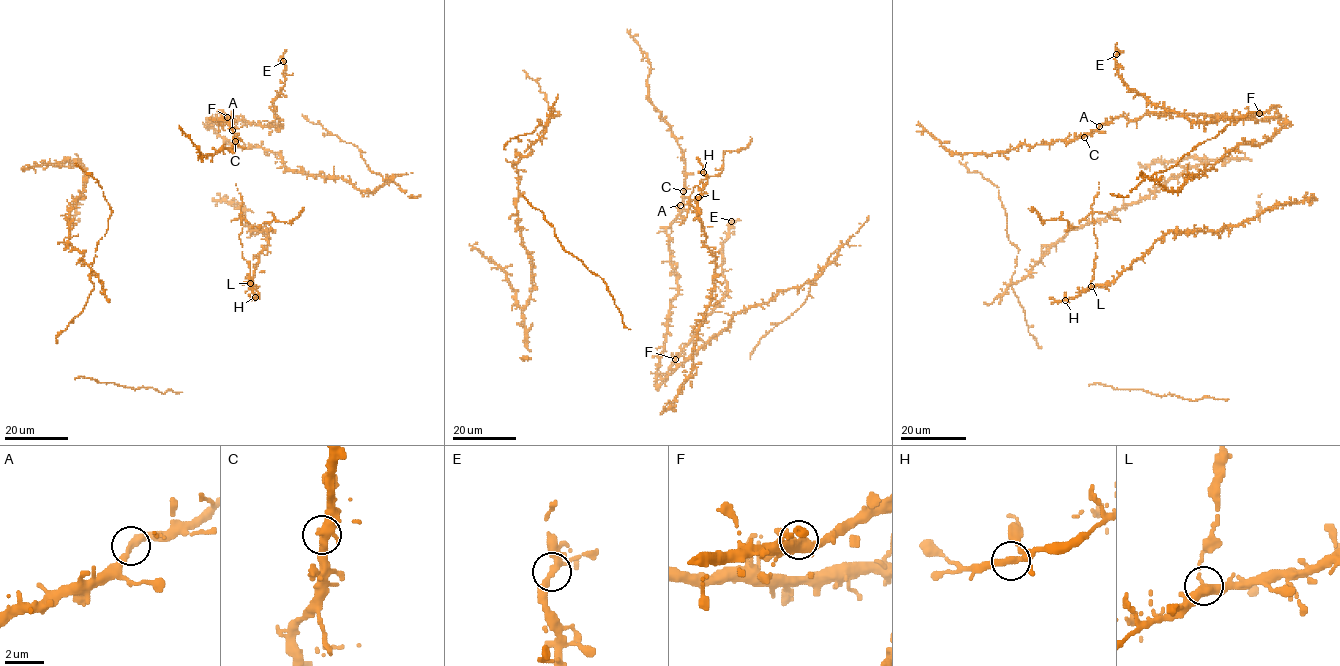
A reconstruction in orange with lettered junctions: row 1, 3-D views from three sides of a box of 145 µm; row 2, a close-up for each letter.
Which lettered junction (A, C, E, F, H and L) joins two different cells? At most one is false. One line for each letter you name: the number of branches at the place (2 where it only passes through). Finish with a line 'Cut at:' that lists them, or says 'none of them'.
L: branches 3
Cut at: L

